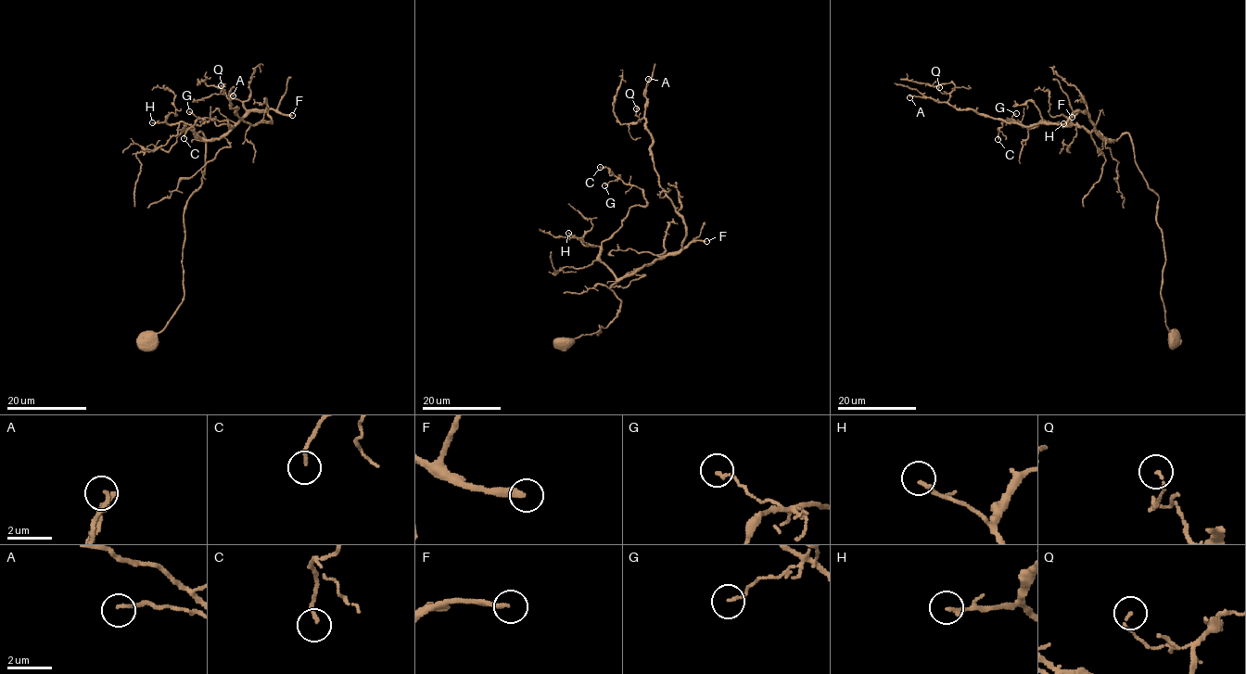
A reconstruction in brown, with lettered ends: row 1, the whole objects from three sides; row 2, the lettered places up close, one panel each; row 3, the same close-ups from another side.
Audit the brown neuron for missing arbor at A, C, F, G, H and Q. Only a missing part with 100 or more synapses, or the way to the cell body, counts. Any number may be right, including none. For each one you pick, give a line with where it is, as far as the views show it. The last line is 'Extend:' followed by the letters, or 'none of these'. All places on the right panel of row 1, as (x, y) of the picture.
F: place (1072, 117)
Extend: F

